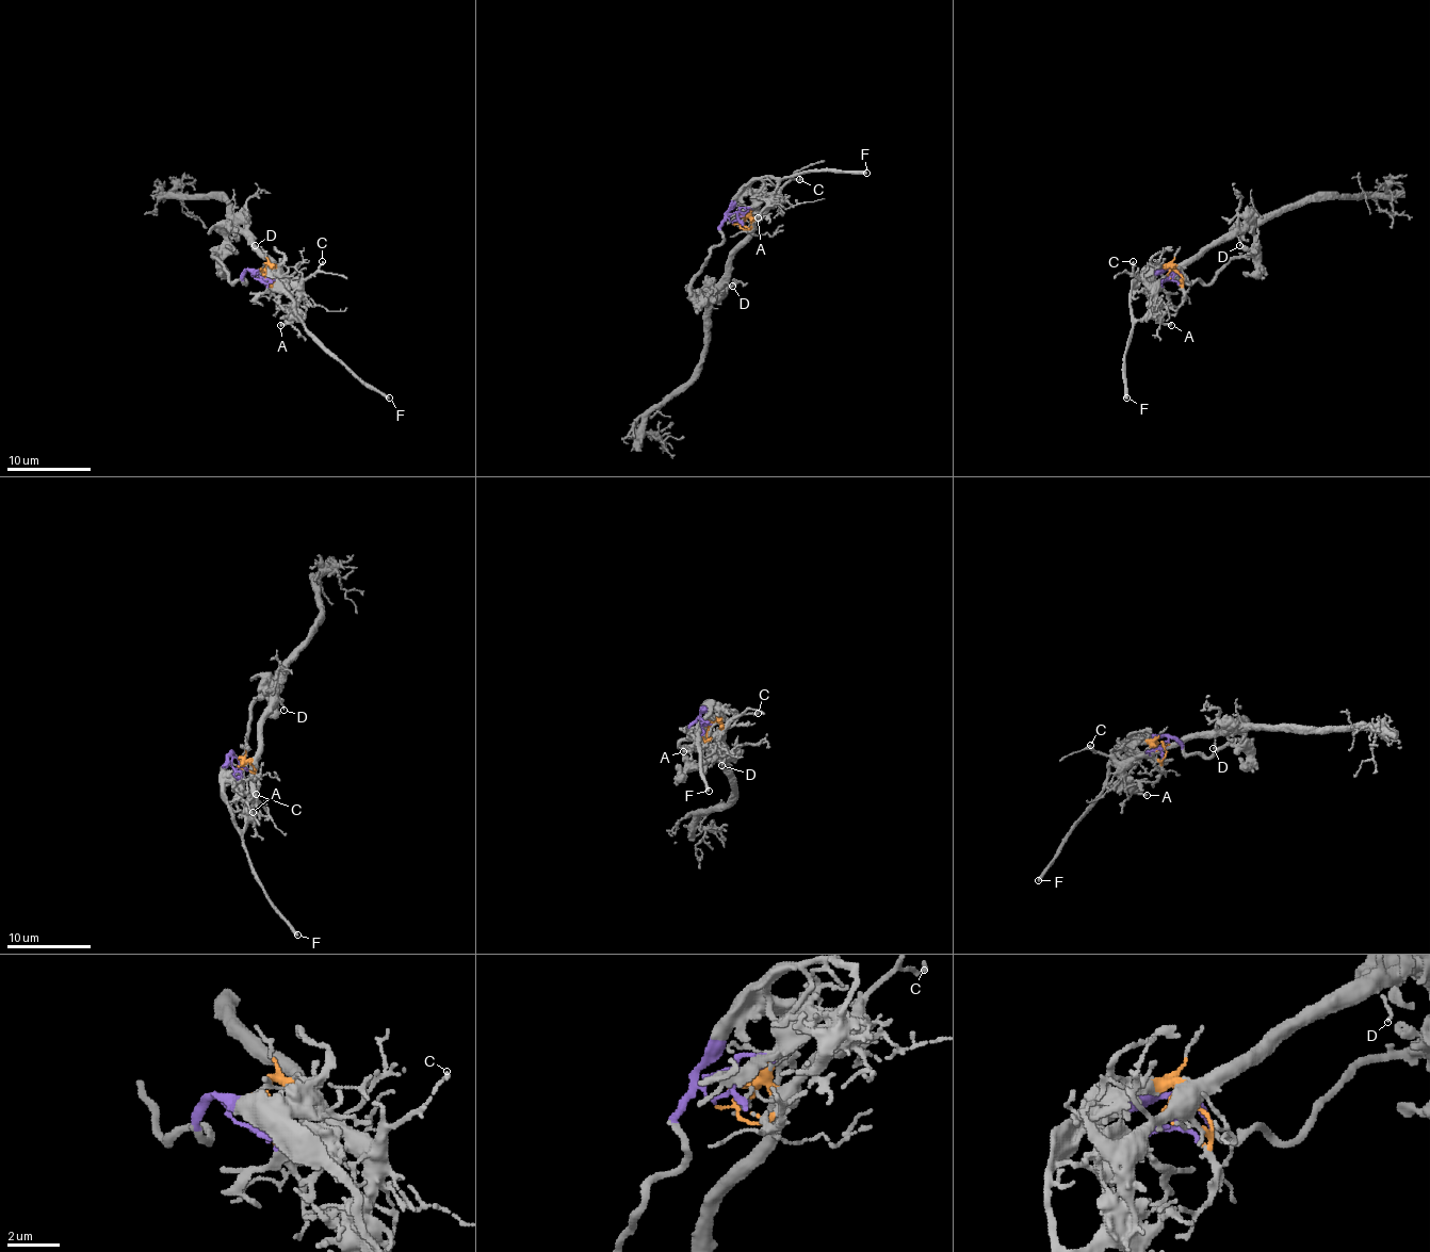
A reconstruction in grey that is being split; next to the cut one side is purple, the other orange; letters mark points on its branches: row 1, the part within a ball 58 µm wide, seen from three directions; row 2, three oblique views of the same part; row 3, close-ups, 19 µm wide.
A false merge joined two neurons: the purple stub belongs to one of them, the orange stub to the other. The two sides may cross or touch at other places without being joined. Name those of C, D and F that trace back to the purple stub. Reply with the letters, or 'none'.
F

